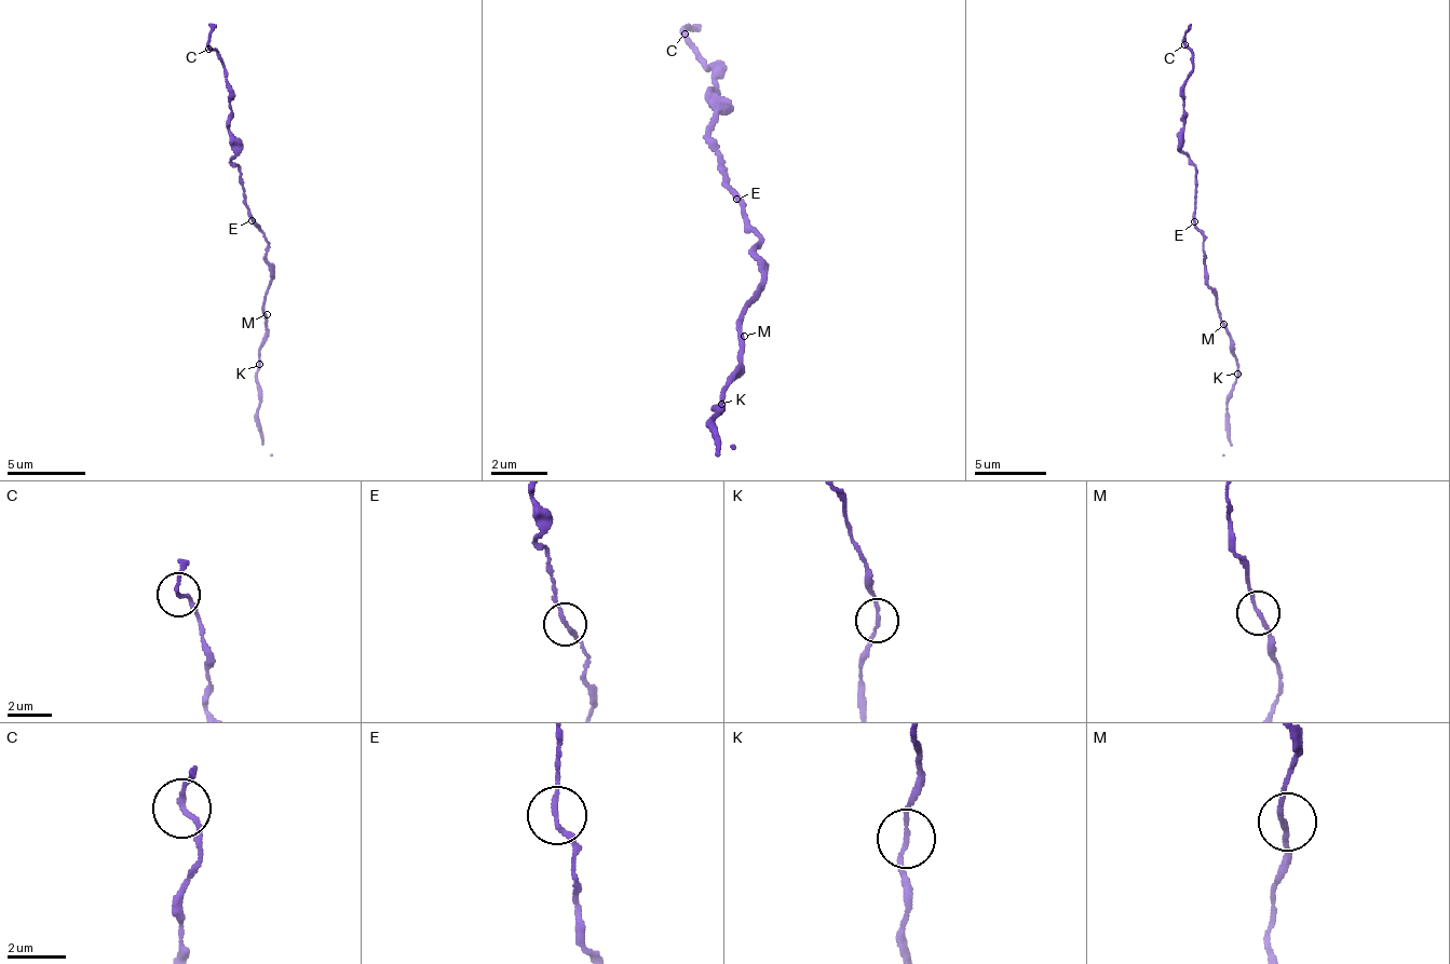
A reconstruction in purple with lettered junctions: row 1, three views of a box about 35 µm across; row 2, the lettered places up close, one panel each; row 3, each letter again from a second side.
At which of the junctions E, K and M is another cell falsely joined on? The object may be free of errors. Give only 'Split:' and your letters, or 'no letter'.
Split: no letter

